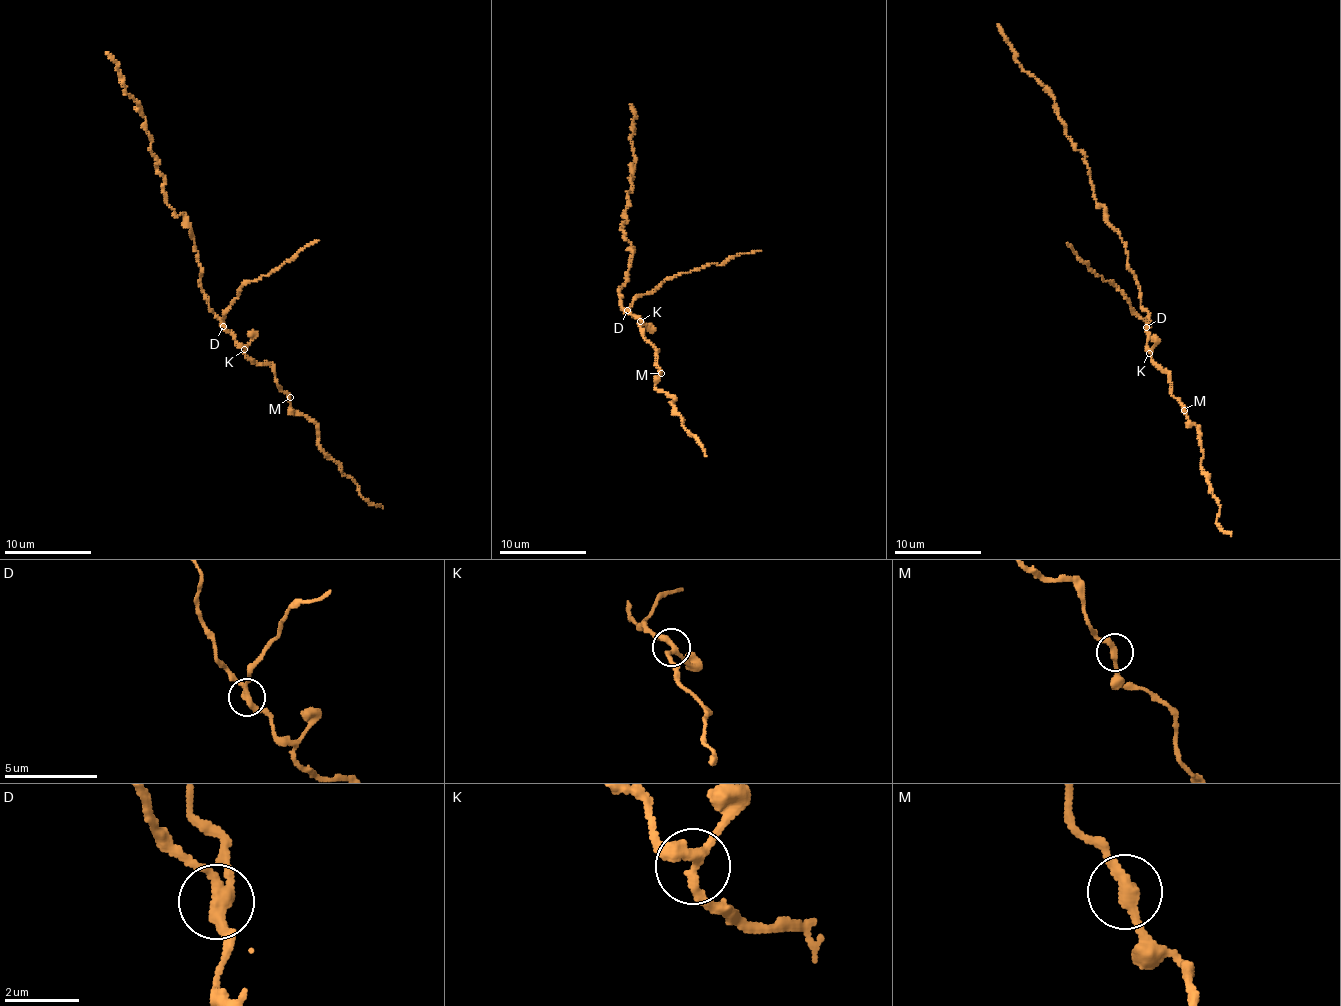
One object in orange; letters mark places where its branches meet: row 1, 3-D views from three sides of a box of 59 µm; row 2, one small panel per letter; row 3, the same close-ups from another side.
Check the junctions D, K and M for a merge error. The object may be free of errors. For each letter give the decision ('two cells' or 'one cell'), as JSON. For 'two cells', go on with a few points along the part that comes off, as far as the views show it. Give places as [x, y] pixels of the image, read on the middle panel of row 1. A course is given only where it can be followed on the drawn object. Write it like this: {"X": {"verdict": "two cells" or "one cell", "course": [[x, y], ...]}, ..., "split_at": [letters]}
{"D": {"verdict": "two cells", "course": [[628, 309], [633, 301], [667, 279], [709, 266], [721, 265], [739, 253], [761, 251]]}, "K": {"verdict": "one cell"}, "M": {"verdict": "one cell"}, "split_at": ["D"]}

